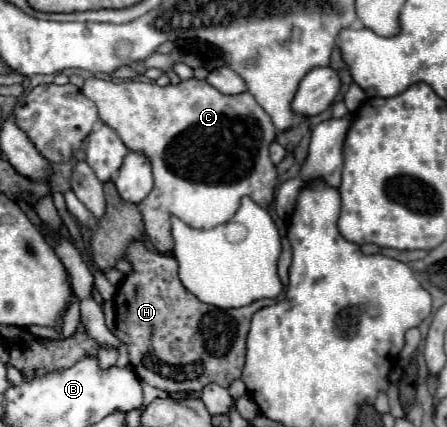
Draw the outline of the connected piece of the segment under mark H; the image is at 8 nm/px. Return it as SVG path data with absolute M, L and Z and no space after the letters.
M133 240L127 246L125 258L131 264L131 272L123 278L113 298L115 336L127 348L133 372L145 384L165 392L201 392L211 382L227 388L239 378L245 364L249 322L259 308L221 310L199 302L181 284L177 260L147 250L141 240Z

